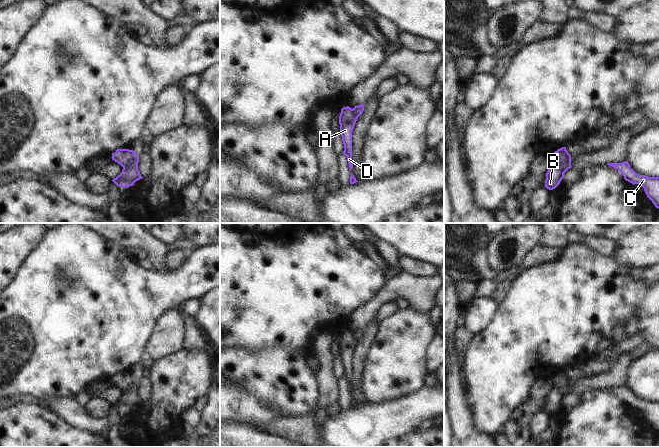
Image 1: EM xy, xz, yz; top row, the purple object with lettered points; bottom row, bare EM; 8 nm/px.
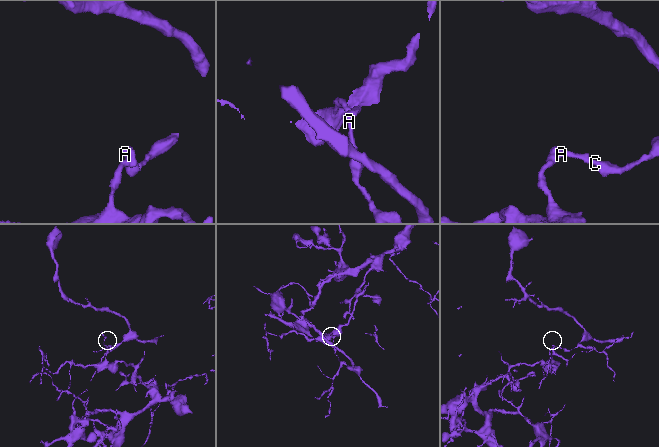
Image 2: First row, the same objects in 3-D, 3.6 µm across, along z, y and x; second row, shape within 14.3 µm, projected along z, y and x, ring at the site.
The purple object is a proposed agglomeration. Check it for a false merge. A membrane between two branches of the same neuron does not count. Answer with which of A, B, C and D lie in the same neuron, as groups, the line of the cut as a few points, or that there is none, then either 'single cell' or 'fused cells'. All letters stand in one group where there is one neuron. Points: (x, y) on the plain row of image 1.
A C D / B | xy (135, 377), (123, 392) | fused cells

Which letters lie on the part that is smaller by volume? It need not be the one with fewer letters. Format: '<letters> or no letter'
A, C, D

